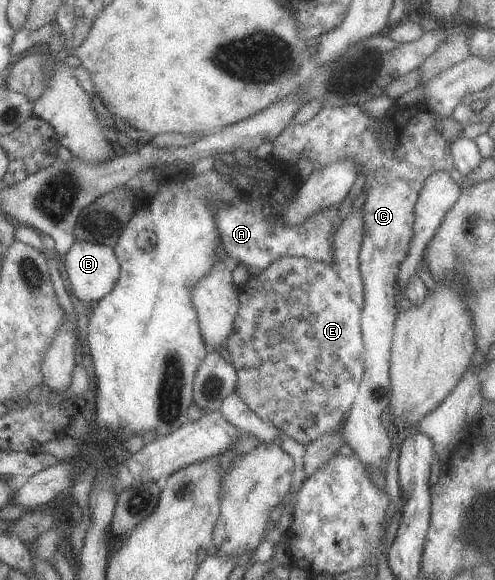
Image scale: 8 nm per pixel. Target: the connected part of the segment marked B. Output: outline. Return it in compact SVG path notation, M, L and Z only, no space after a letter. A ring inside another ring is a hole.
M75 240L66 250L62 259L62 270L66 286L76 300L80 302L97 302L114 287L119 276L119 265L113 250L100 243Z

